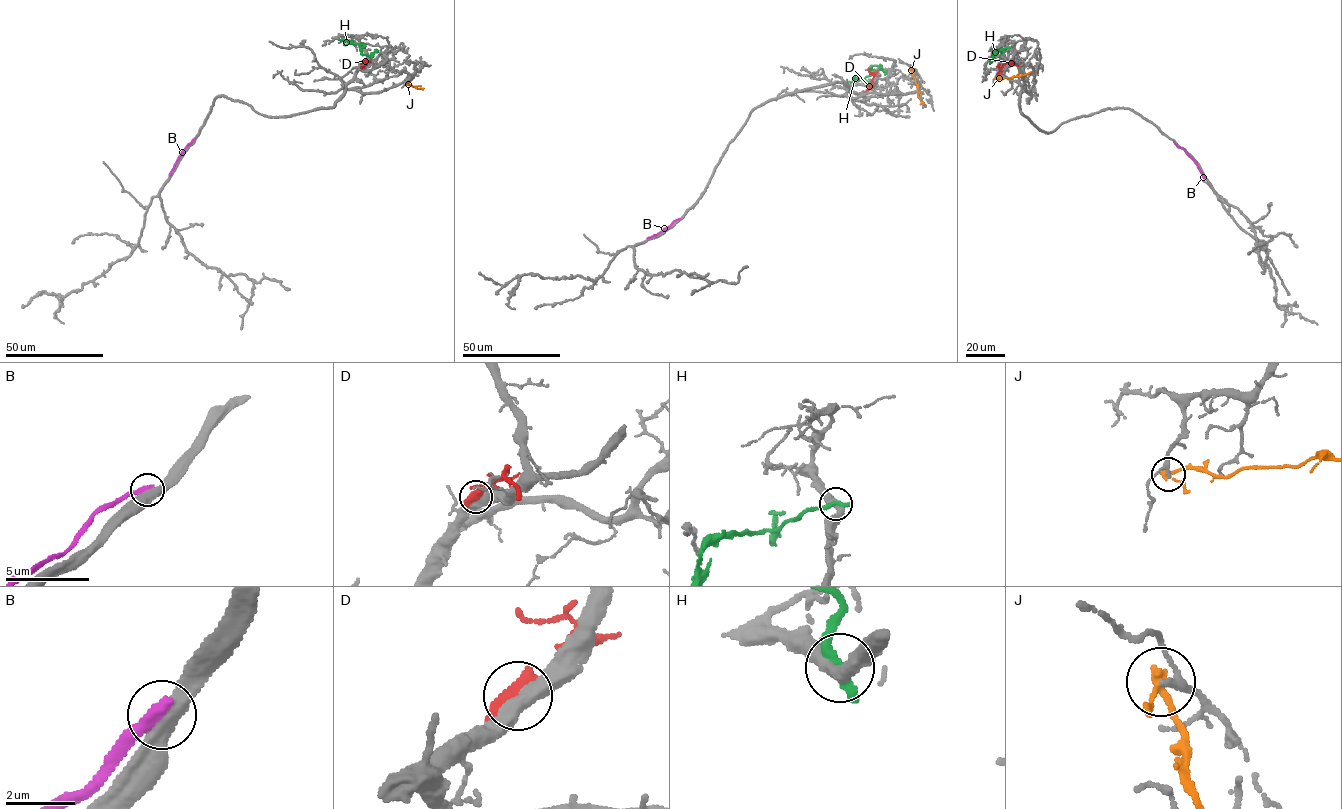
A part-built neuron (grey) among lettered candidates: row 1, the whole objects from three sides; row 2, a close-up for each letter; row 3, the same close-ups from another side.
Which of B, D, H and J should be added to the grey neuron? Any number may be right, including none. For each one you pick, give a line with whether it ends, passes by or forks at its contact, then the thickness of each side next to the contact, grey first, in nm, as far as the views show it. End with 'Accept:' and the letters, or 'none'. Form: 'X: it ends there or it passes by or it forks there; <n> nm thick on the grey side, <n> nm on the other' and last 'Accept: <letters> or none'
Accept: none

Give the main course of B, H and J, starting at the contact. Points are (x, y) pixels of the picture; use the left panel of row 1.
B: (194, 138), (169, 175)
H: (361, 43), (355, 43), (364, 46), (361, 52), (364, 55), (372, 57), (375, 50)
J: (406, 82), (424, 88)

